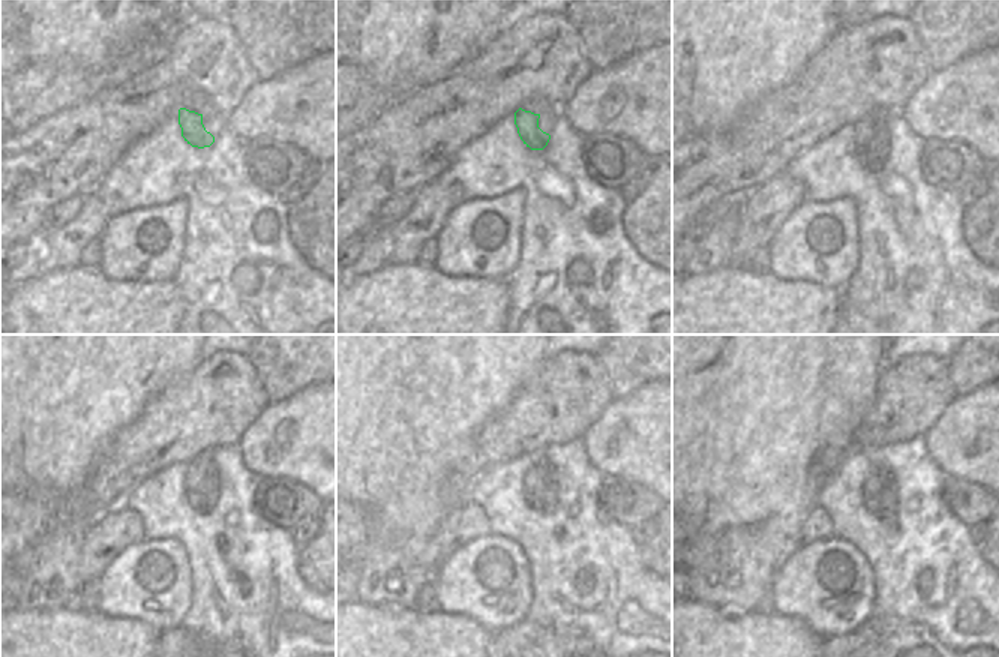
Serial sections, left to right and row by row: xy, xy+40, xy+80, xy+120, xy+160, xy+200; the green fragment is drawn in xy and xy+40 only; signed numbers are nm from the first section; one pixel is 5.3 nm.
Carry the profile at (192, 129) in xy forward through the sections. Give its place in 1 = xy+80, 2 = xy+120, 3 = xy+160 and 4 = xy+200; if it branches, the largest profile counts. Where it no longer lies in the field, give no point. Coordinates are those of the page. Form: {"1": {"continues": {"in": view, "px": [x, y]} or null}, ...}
{"1": {"continues": {"in": "xy+80", "px": [869, 150]}}, "2": {"continues": {"in": "xy+120", "px": [197, 477]}}, "3": {"continues": {"in": "xy+160", "px": [533, 485]}}, "4": {"continues": {"in": "xy+200", "px": [872, 489]}}}

